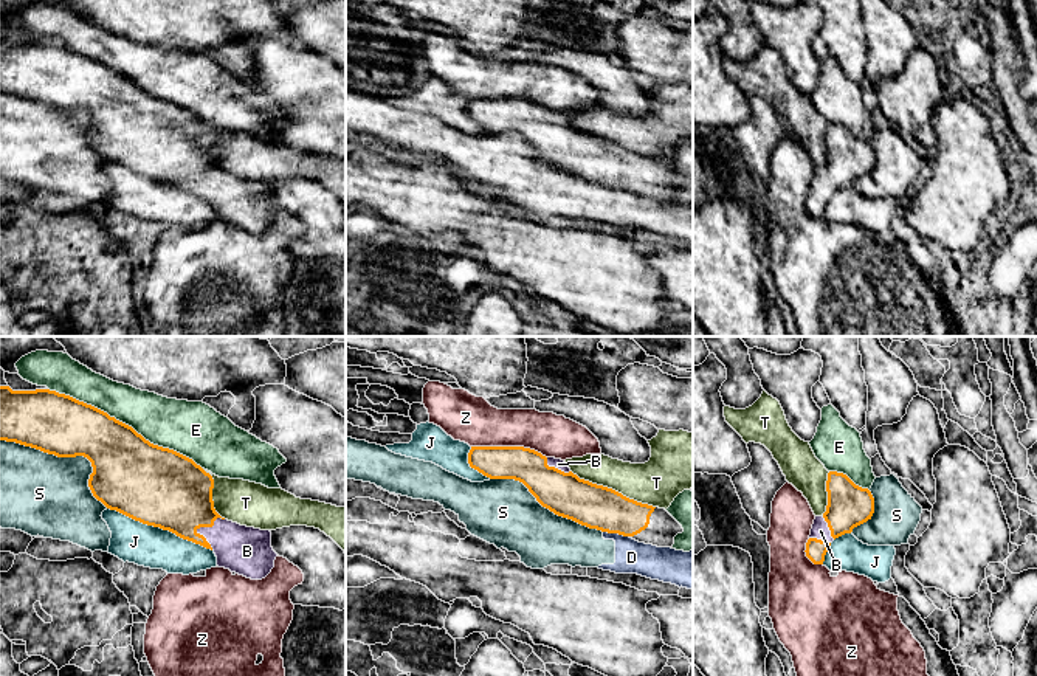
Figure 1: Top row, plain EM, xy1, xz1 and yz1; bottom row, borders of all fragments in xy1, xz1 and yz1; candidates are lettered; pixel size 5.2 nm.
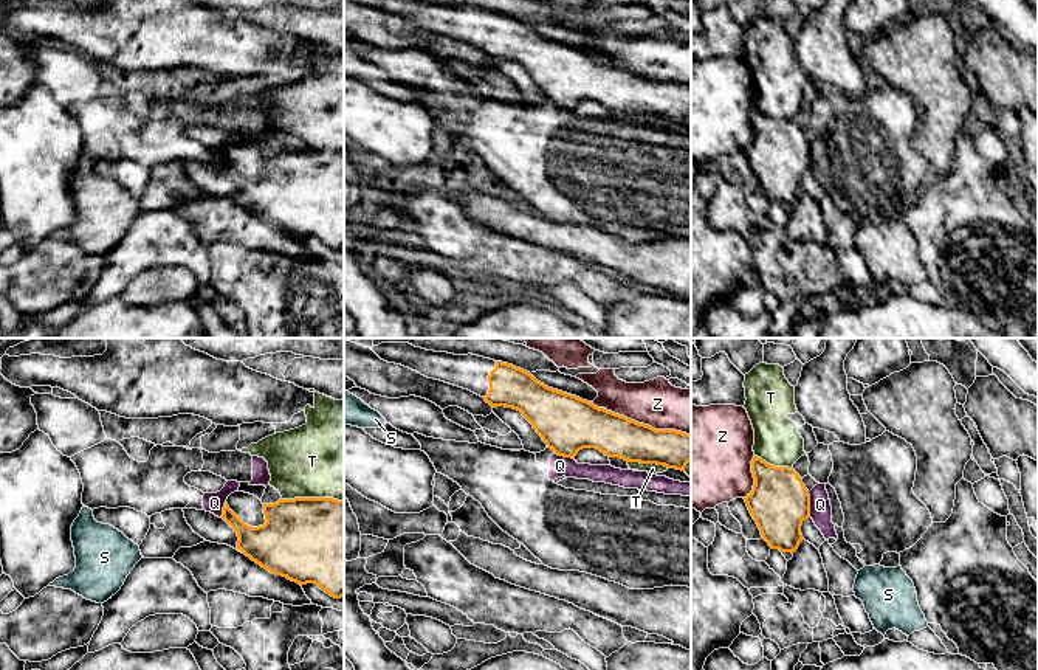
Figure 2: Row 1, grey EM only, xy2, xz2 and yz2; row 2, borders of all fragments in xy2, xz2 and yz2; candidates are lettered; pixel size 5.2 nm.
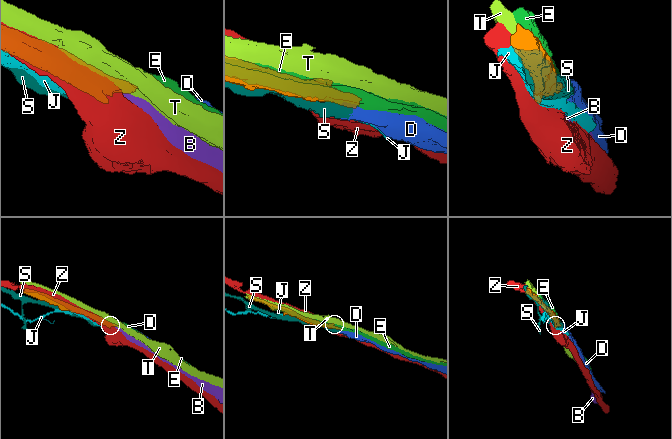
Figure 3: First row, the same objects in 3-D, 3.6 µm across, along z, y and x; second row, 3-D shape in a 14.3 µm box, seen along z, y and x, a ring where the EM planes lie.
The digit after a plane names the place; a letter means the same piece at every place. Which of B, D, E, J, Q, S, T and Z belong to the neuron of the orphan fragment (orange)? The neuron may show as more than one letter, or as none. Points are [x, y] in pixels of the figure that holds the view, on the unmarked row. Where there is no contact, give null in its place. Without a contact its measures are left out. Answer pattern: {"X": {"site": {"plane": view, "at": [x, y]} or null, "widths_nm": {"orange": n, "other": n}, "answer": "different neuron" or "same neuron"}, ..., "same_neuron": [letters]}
{"B": {"site": {"plane": "xy1", "at": [202, 179]}, "widths_nm": {"orange": 400, "other": 240}, "answer": "same neuron"}, "D": {"site": {"plane": "xz1", "at": [616, 185]}, "widths_nm": {"orange": 220, "other": 180}, "answer": "different neuron"}, "E": {"site": {"plane": "xy1", "at": [124, 76]}, "widths_nm": {"orange": 380, "other": 260}, "answer": "different neuron"}, "J": {"site": {"plane": "xy1", "at": [160, 180]}, "widths_nm": {"orange": 400, "other": 220}, "answer": "different neuron"}, "Q": {"site": {"plane": "yz2", "at": [809, 157]}, "widths_nm": {"orange": 300, "other": 110}, "answer": "different neuron"}, "S": {"site": {"plane": "xy1", "at": [68, 109]}, "widths_nm": {"orange": 320, "other": 420}, "answer": "different neuron"}, "T": {"site": {"plane": "xz1", "at": [611, 141]}, "widths_nm": {"orange": 220, "other": 240}, "answer": "different neuron"}, "Z": {"site": {"plane": "xz2", "at": [640, 76]}, "widths_nm": {"orange": 220, "other": 240}, "answer": "different neuron"}, "same_neuron": ["B"]}

